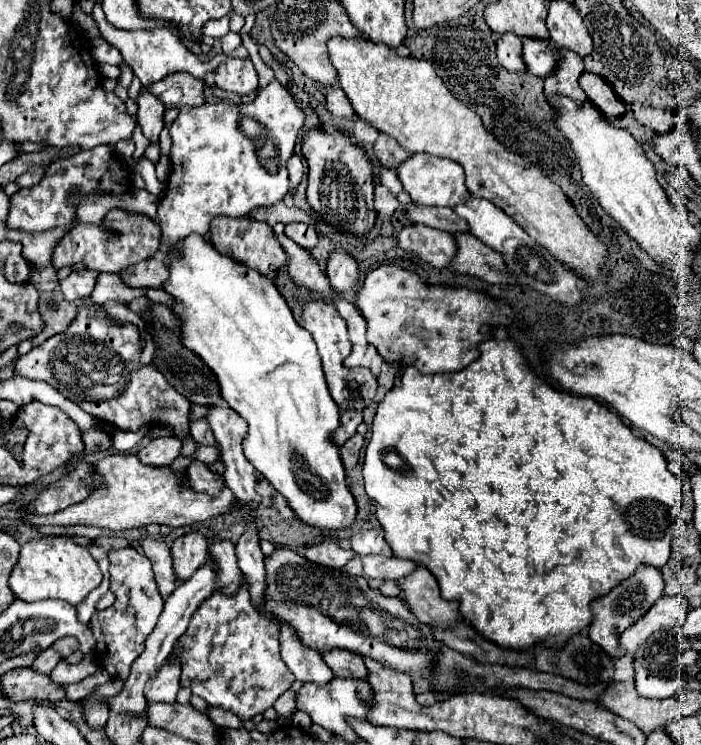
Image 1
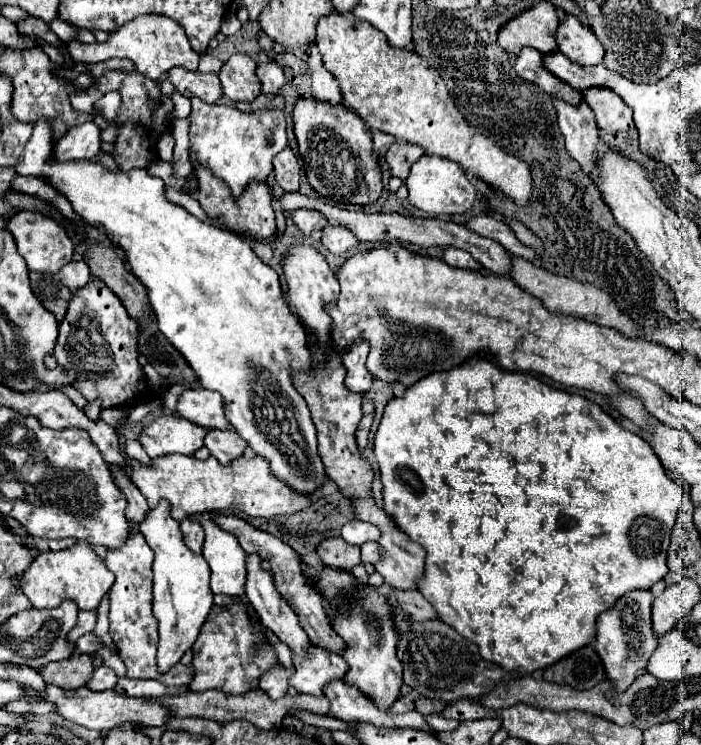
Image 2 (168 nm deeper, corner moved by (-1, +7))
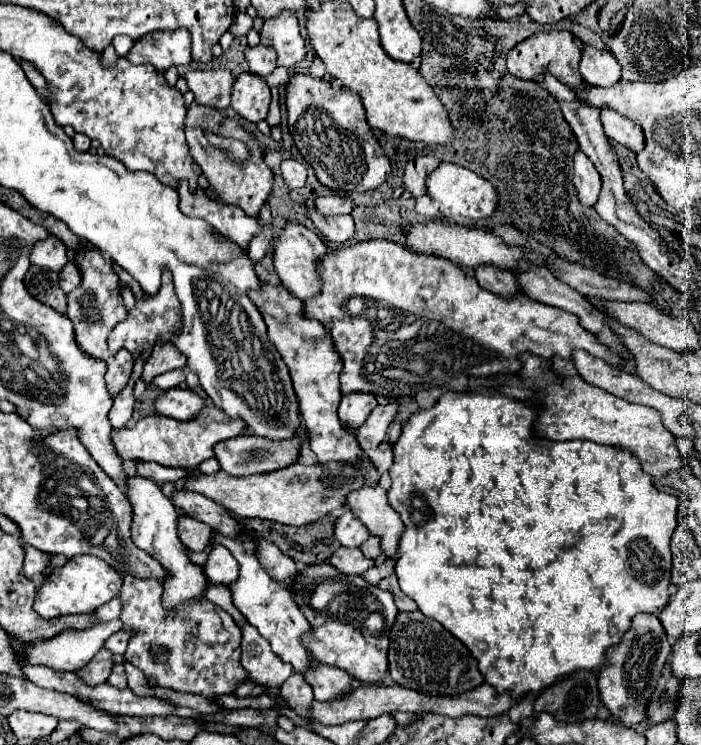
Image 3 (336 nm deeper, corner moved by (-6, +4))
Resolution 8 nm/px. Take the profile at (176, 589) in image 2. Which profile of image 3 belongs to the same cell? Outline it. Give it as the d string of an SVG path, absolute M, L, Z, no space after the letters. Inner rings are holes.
M138 474L130 476L126 480L126 500L132 506L132 516L134 516L134 524L132 528L132 540L138 548L146 550L152 558L156 558L168 572L168 580L164 582L164 606L166 608L176 608L178 604L190 600L190 598L200 598L204 596L204 588L206 588L206 576L202 574L202 570L198 566L194 566L188 558L188 550L184 548L184 544L178 540L178 532L176 532L176 508L170 504L170 500L162 494L162 490L154 484L154 480L146 480Z

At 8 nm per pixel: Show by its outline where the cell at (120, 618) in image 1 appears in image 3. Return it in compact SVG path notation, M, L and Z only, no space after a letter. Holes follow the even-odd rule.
M124 576L124 586L118 596L122 600L120 620L124 630L136 632L124 654L126 660L140 668L146 678L154 678L160 686L176 692L200 694L210 700L234 694L238 680L248 680L250 676L240 664L242 632L232 616L206 598L192 600L186 608L178 608L178 612L166 612L162 608L162 592L164 588L158 580ZM196 618L200 620L200 634L194 632Z

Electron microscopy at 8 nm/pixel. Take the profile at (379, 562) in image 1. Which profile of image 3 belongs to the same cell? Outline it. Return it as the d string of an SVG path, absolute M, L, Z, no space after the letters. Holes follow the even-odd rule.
M370 536L362 546L360 546L360 550L362 550L362 554L366 556L366 558L372 558L372 560L376 560L378 558L378 554L380 554L380 544L378 544L378 536Z

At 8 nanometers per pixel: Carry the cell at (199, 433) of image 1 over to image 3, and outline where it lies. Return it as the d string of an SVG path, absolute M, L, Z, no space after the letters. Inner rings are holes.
M298 430L290 440L266 440L266 438L260 438L260 436L244 434L244 436L238 436L238 438L218 442L214 446L214 452L216 452L216 458L220 462L220 468L224 472L228 472L230 476L240 478L240 476L268 474L268 472L274 472L274 470L288 468L290 464L294 464L298 460L300 450L306 442L308 442L308 432L306 430L302 430L302 432Z

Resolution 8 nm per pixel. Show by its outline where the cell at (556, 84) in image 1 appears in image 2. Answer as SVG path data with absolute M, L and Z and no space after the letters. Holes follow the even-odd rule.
M551 95L551 101L557 111L557 121L569 155L579 161L581 169L589 175L595 169L599 143L599 129L593 109L589 109L585 99L581 99L581 105L565 105L565 101Z

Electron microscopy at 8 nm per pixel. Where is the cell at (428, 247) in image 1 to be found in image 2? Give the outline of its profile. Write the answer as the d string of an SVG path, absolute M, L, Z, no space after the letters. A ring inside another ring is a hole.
M443 247L443 261L451 267L461 267L461 269L481 269L481 265L469 255L465 253L463 249L449 249L449 247Z

